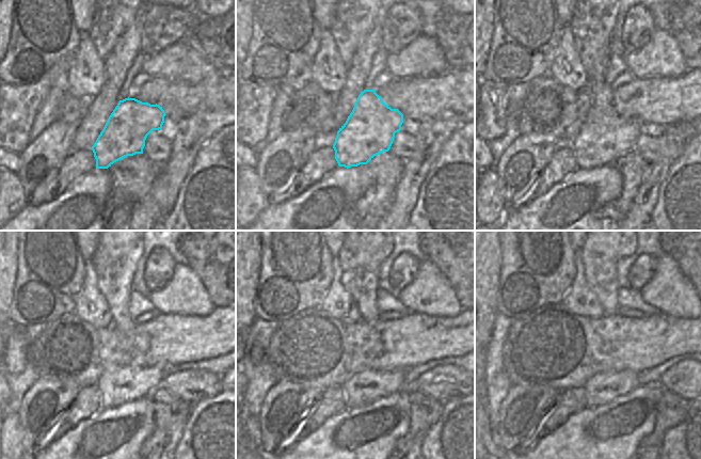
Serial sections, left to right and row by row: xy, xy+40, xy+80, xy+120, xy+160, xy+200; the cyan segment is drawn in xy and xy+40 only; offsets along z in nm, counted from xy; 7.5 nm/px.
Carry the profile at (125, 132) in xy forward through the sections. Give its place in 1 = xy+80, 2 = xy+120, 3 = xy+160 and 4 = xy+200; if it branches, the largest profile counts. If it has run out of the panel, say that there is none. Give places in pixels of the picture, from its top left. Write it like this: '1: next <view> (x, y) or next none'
1: next xy+80 (604, 137)
2: next xy+120 (124, 383)
3: next xy+160 (364, 388)
4: next xy+200 (601, 389)

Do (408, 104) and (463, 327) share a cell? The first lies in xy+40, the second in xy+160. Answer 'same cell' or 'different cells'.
same cell

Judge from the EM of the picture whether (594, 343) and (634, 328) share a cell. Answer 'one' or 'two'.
one

